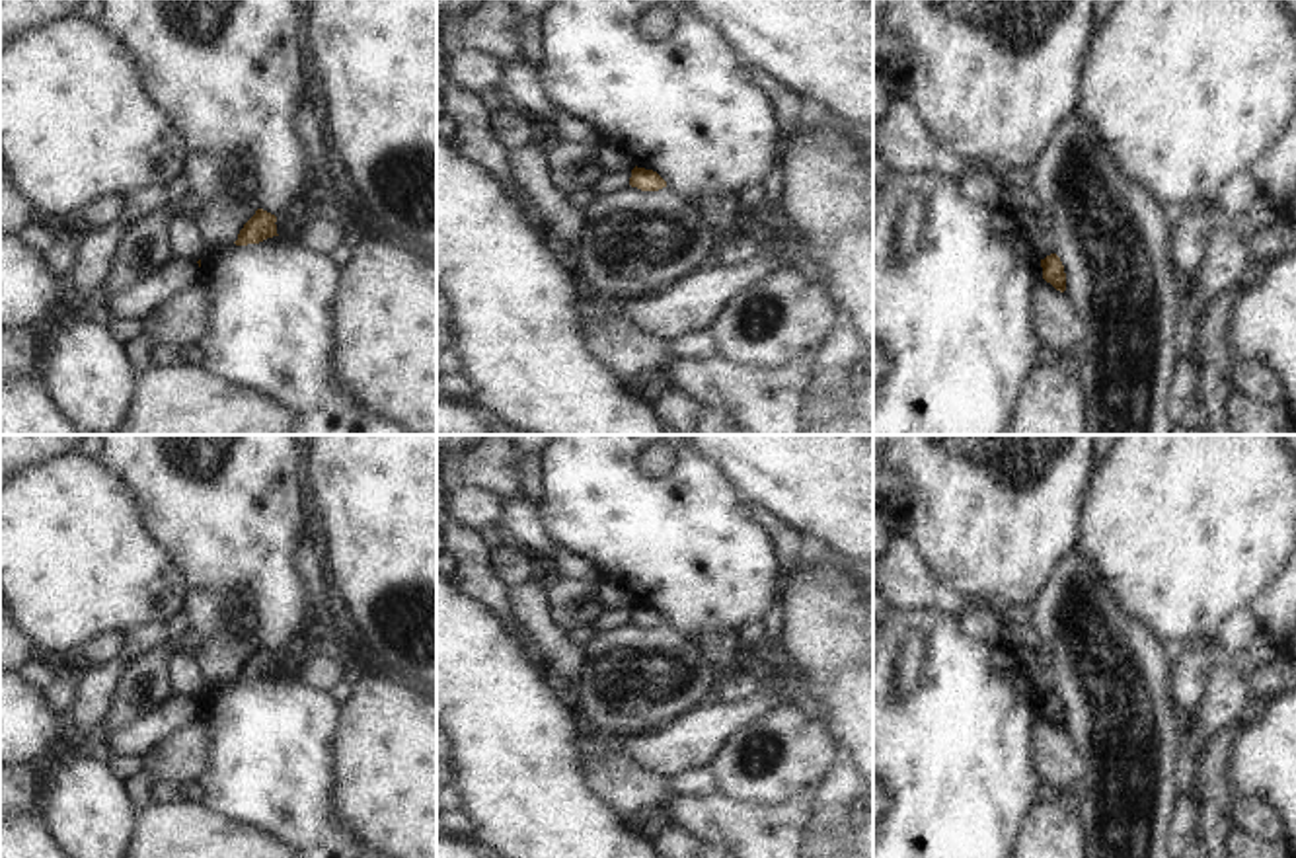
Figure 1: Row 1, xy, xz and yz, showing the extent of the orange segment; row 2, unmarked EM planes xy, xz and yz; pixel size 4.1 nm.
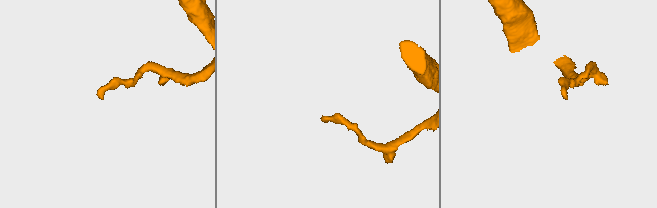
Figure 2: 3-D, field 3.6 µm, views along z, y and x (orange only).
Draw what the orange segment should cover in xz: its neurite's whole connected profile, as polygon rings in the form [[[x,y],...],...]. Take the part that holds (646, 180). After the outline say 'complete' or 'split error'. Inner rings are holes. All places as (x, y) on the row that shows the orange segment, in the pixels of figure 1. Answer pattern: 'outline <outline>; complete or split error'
outline [[[635,166],[631,170],[629,185],[641,191],[659,191],[667,187],[667,181],[657,172]]]; complete

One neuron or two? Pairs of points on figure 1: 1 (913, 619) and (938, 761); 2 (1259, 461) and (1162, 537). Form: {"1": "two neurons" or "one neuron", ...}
{"1": "one neuron", "2": "one neuron"}

